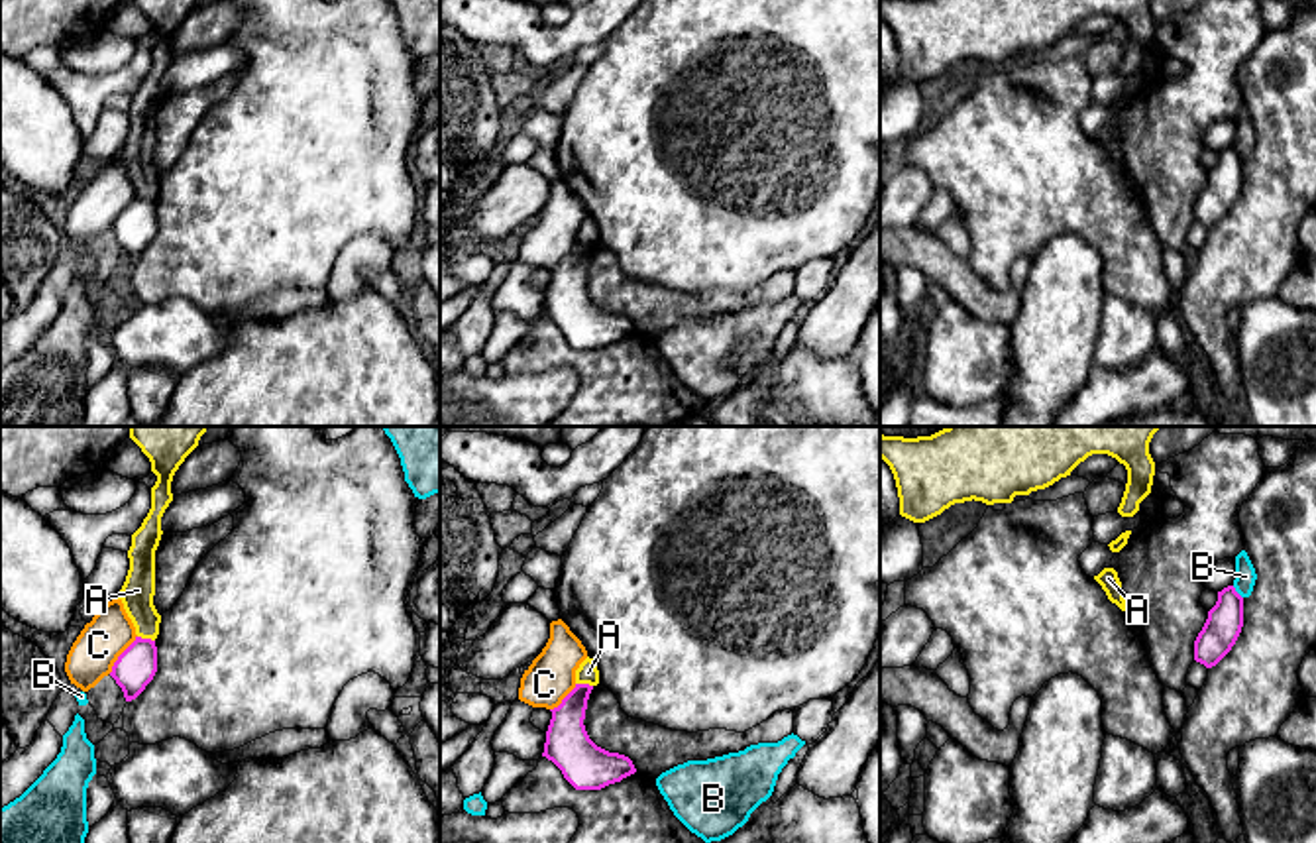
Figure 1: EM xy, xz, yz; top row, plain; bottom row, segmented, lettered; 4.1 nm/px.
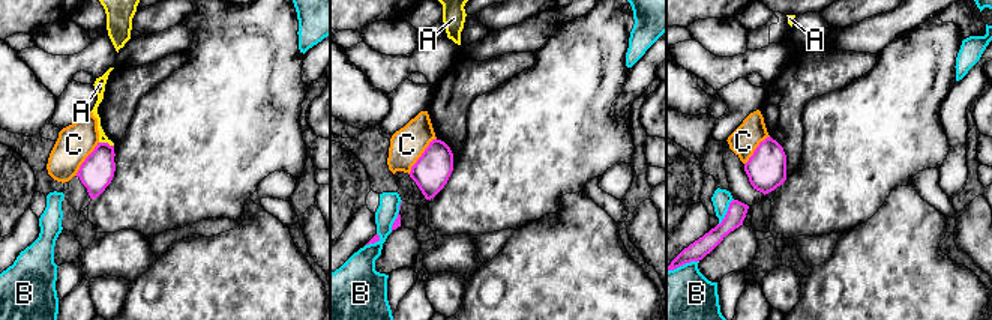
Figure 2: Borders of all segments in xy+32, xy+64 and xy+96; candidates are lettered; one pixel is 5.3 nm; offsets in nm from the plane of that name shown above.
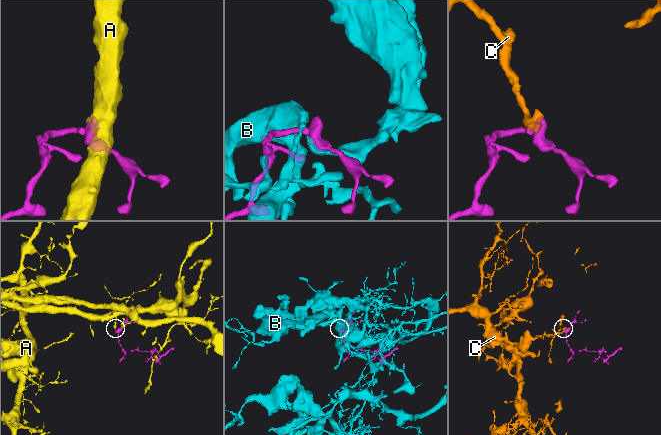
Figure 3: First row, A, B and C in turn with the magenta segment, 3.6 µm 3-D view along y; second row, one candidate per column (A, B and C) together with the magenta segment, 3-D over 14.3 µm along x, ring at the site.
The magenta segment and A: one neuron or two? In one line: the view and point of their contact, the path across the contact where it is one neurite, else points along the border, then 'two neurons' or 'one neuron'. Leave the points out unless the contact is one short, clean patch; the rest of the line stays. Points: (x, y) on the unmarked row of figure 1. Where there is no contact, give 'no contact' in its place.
xy (146, 199) | along xy (138, 195), (154, 201) | two neurons

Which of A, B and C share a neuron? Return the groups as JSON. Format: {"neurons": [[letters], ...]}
{"neurons": [["A"], ["B"], ["C"]]}

